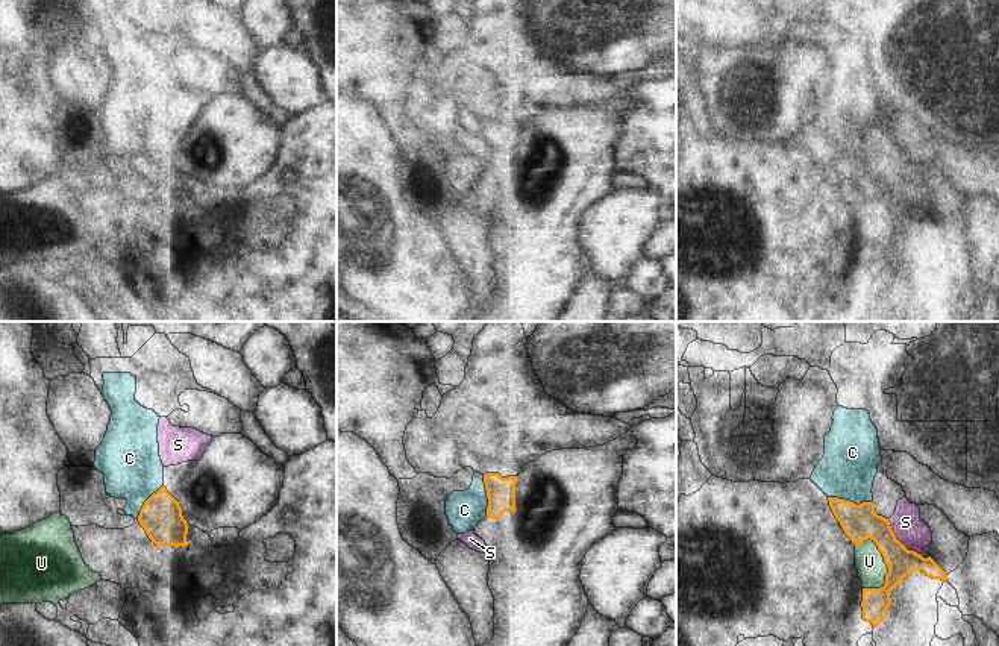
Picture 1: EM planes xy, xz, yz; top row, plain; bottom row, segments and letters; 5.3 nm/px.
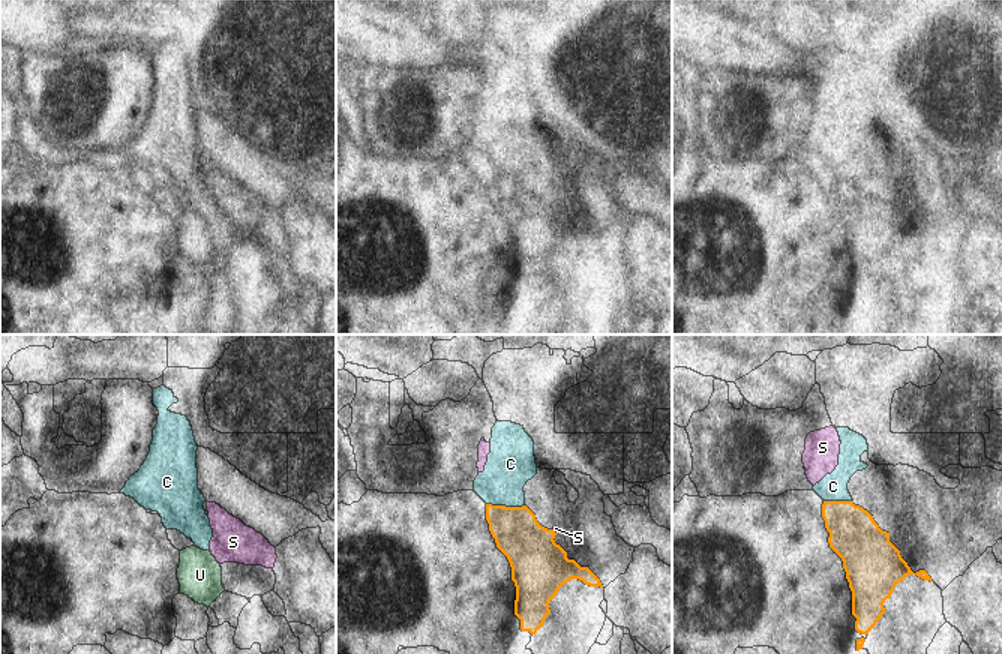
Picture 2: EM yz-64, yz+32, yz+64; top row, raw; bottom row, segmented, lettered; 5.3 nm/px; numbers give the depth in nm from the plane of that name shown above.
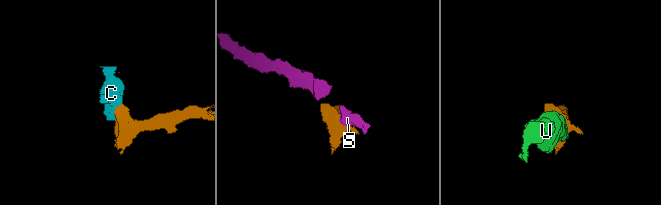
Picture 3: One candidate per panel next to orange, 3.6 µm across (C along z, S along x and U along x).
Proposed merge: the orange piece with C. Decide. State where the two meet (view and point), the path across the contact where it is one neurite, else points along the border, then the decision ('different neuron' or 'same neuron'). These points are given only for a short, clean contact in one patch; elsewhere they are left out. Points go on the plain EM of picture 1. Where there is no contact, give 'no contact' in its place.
yz (849, 161) | along yz (828, 156), (849, 159), (857, 164), (872, 163) | different neuron

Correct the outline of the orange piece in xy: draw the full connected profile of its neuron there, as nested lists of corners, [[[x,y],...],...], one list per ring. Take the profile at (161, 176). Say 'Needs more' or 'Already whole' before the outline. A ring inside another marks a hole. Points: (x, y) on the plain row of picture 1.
Already whole. [[[164,146],[144,162],[138,182],[156,206],[188,206],[188,183]]]

